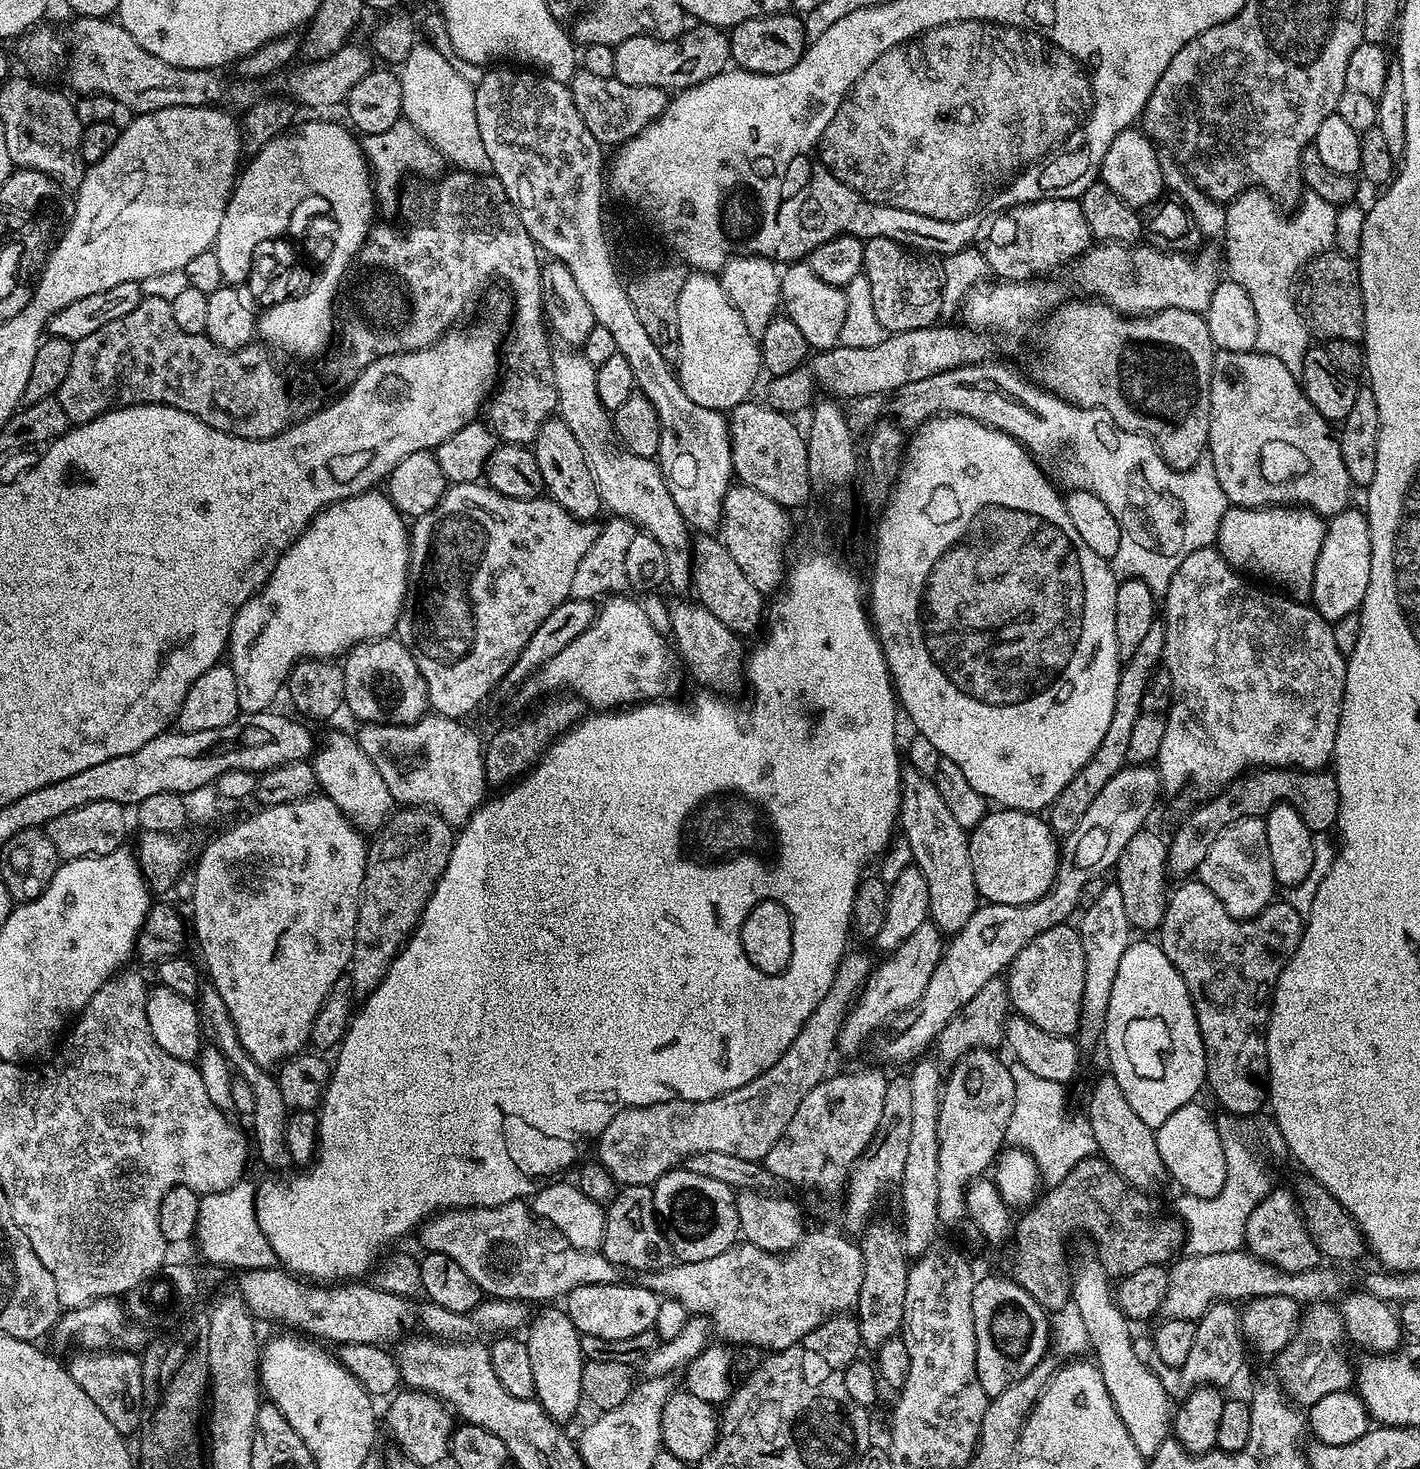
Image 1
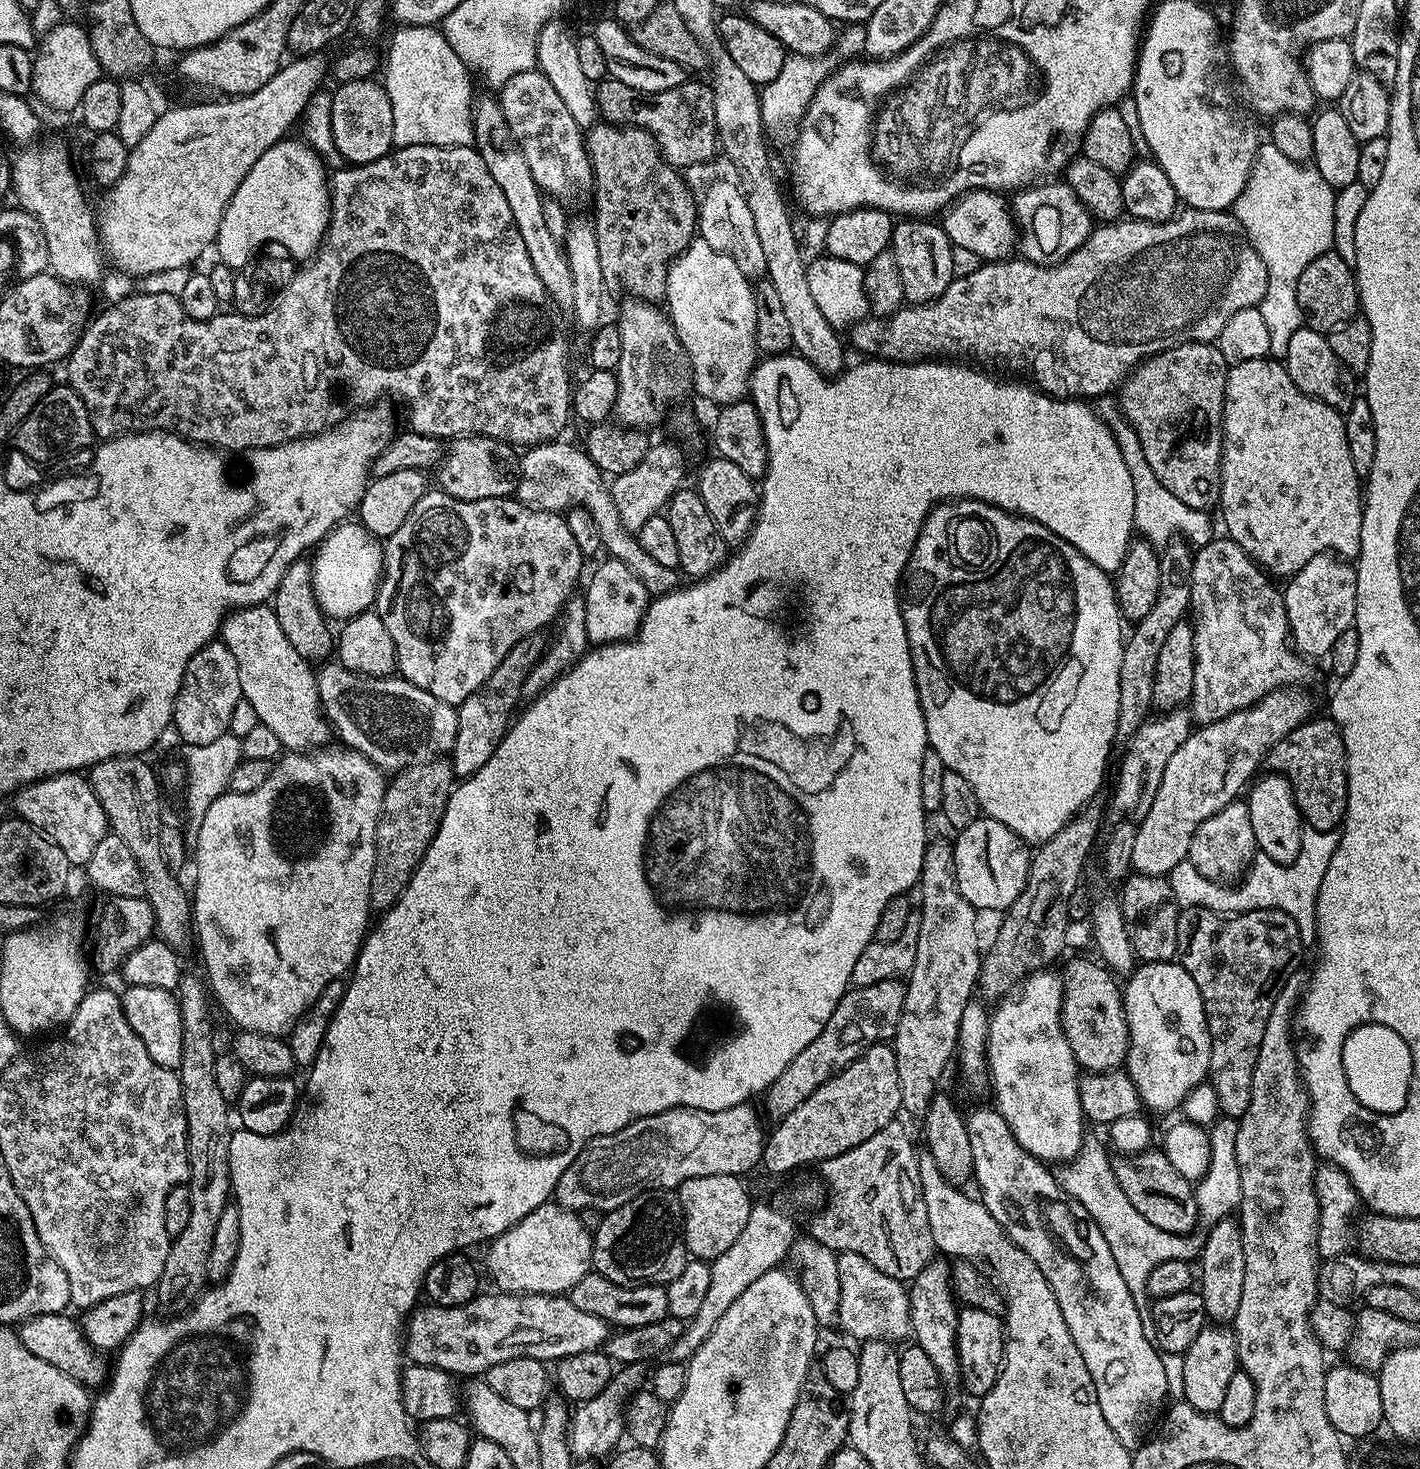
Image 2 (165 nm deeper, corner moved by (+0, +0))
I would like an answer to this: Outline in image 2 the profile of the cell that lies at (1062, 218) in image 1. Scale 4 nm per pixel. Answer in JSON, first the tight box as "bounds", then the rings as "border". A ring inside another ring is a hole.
{"bounds":[942,188,1018,262],"border":[[[974,188],[949,204],[942,213],[942,227],[952,245],[971,250],[982,262],[1007,260],[1018,248],[1018,225],[1009,203],[1001,193],[987,192],[985,188]]]}

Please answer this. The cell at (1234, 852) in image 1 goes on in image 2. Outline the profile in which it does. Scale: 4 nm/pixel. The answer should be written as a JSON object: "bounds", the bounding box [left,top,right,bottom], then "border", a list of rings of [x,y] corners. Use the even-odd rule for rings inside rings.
{"bounds":[1189,799,1258,882],"border":[[[1243,799],[1231,800],[1214,818],[1206,818],[1198,830],[1194,830],[1194,838],[1190,838],[1189,862],[1196,867],[1198,874],[1211,880],[1236,882],[1248,871],[1253,856],[1258,849],[1254,830],[1250,826],[1250,810]]]}

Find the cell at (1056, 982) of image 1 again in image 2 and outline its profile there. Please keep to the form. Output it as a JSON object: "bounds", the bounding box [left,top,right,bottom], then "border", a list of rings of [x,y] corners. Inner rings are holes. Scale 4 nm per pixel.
{"bounds":[1060,960,1128,1073],"border":[[[1072,960],[1062,972],[1062,1014],[1060,1021],[1076,1063],[1085,1073],[1111,1072],[1128,1059],[1128,1023],[1125,1020],[1123,989],[1117,977],[1101,963]]]}

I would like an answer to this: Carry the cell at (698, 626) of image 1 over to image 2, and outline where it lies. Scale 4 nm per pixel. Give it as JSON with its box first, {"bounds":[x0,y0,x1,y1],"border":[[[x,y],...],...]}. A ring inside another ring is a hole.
{"bounds":[515,438,682,598],"border":[[[557,438],[546,444],[529,447],[525,451],[528,453],[519,457],[515,499],[538,512],[564,514],[570,508],[586,509],[590,518],[594,518],[594,526],[598,526],[601,549],[611,559],[622,562],[629,570],[634,570],[634,574],[638,574],[638,582],[646,586],[649,597],[655,598],[665,596],[667,592],[675,592],[682,584],[681,573],[670,566],[661,566],[654,562],[654,558],[650,558],[650,554],[642,550],[635,535],[628,532],[626,526],[622,526],[609,485],[602,479],[600,469],[594,466],[583,447],[576,445],[575,448],[566,441],[567,439]]]}

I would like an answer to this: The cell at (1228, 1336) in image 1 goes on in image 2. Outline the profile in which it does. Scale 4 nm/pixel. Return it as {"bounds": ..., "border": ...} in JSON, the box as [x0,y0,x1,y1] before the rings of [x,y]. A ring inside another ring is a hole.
{"bounds":[1198,1218,1246,1322],"border":[[[1236,1218],[1217,1220],[1202,1240],[1198,1257],[1198,1291],[1204,1299],[1207,1319],[1212,1322],[1232,1322],[1242,1302],[1242,1281],[1246,1279],[1246,1254],[1242,1246],[1240,1221]]]}

